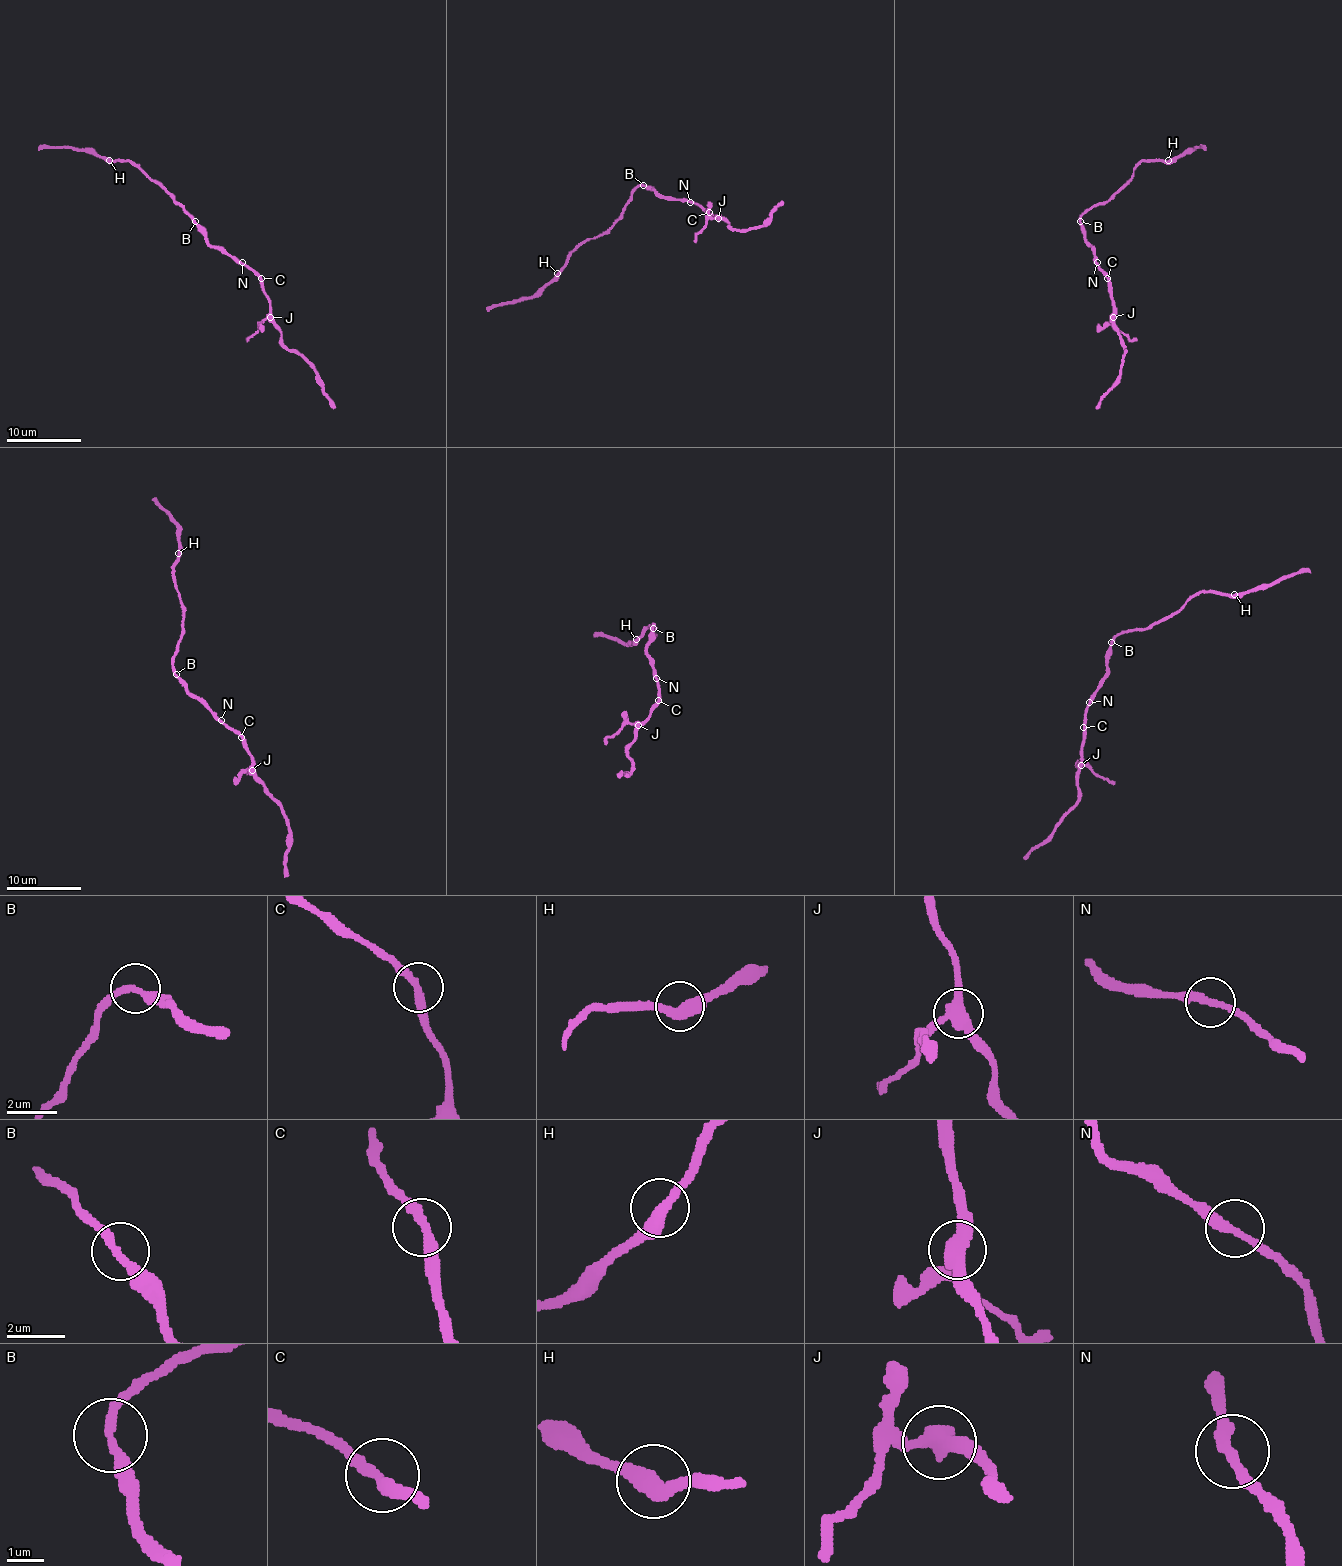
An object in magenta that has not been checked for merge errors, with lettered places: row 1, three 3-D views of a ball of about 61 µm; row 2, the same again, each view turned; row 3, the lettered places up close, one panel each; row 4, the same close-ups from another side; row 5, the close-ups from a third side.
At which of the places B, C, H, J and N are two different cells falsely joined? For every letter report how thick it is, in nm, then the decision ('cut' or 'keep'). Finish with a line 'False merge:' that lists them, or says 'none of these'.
B: 260 nm thick; keep
C: 320 nm thick; keep
H: 440 nm thick; keep
J: 400 nm thick; cut
N: 280 nm thick; keep
False merge: J

